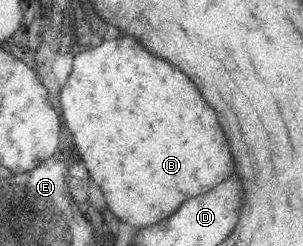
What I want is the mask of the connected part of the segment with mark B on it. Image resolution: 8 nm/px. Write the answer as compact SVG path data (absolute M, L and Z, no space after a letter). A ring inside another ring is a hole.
M127 35L111 39L111 41L101 41L97 47L91 47L87 51L77 53L72 61L73 69L71 69L69 77L60 88L61 115L63 115L69 131L73 133L80 158L83 157L85 163L87 163L88 177L91 177L91 181L95 181L95 184L101 187L103 197L105 197L104 201L107 201L105 204L111 213L119 219L119 222L129 223L129 225L139 227L139 229L147 227L147 225L153 225L153 223L169 217L186 199L205 193L208 189L225 181L235 171L227 139L225 139L225 135L223 135L223 131L217 123L217 117L215 117L213 109L203 101L203 97L199 95L199 91L195 89L195 85L189 81L189 77L185 73L181 73L173 65L167 65L167 61L147 53L139 41L135 41L133 37L127 37Z

